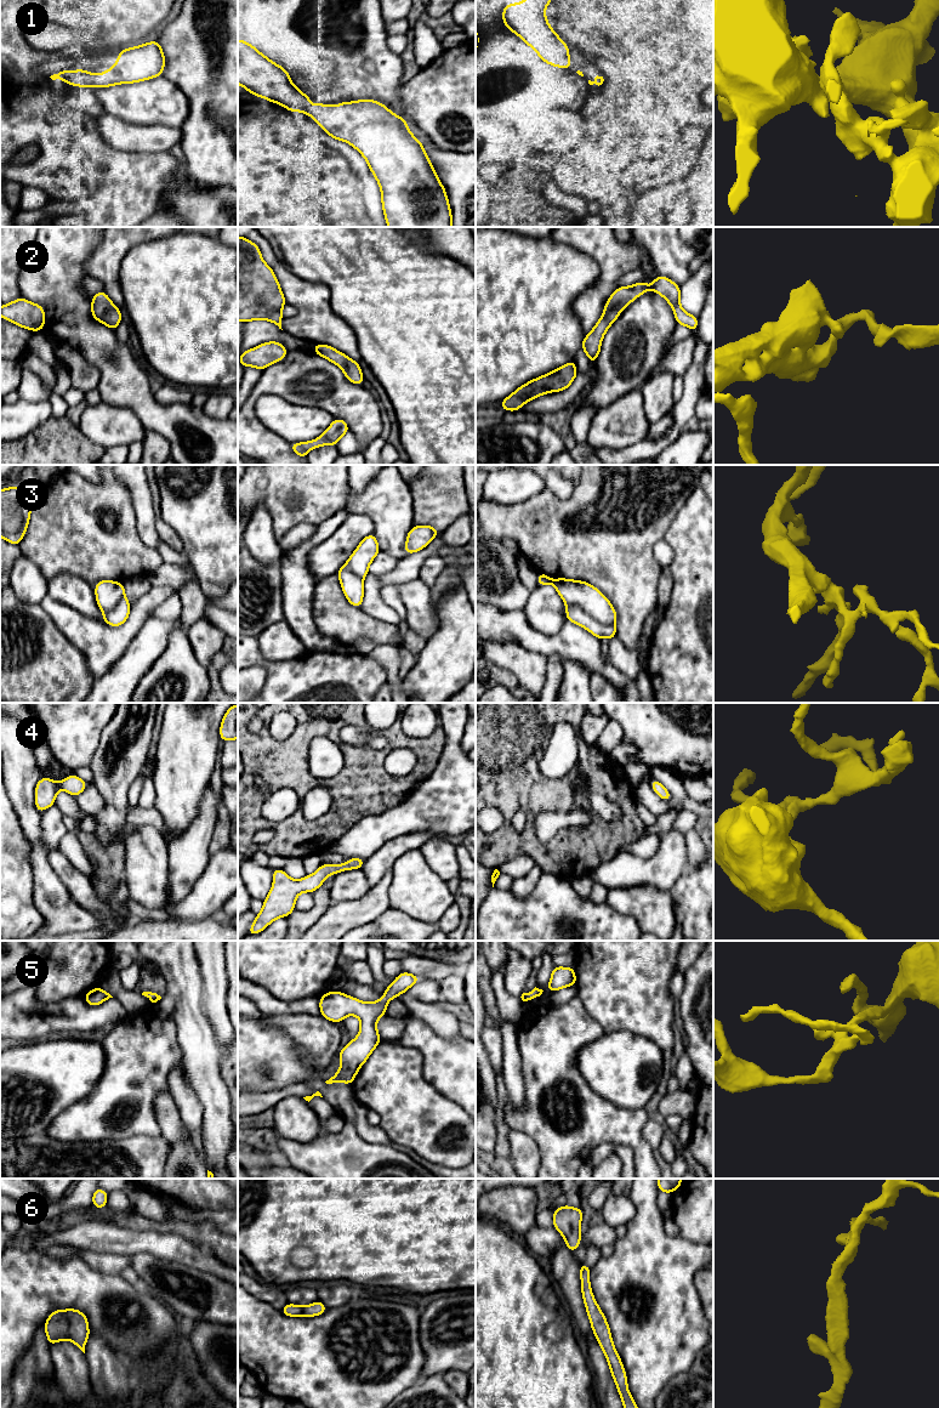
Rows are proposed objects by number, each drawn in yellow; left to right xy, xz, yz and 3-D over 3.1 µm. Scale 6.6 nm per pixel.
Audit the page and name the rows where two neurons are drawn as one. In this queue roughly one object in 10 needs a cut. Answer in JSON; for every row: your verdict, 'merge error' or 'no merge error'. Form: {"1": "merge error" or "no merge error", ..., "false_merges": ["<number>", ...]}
{"1": "no merge error", "2": "no merge error", "3": "merge error", "4": "no merge error", "5": "no merge error", "6": "no merge error", "false_merges": ["3"]}

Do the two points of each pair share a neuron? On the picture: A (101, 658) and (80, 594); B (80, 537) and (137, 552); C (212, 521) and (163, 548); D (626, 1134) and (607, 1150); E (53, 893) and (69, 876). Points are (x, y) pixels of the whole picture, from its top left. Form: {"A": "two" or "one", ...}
{"A": "two", "B": "one", "C": "two", "D": "two", "E": "two"}

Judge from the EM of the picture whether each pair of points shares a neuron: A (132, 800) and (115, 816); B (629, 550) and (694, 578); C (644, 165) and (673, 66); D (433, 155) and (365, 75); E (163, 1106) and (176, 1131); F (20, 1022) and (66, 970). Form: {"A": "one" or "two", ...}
{"A": "two", "B": "two", "C": "one", "D": "one", "E": "one", "F": "two"}

